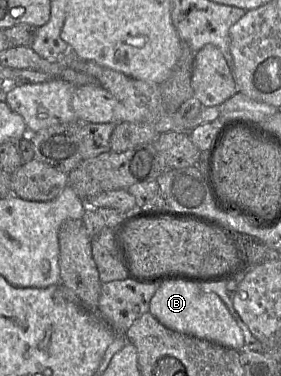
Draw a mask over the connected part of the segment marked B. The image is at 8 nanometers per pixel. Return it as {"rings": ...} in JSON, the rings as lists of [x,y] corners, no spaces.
{"rings":[[[179,280],[159,284],[150,301],[150,313],[164,326],[176,332],[242,351],[247,348],[244,334],[221,298],[203,290],[201,283]]]}

